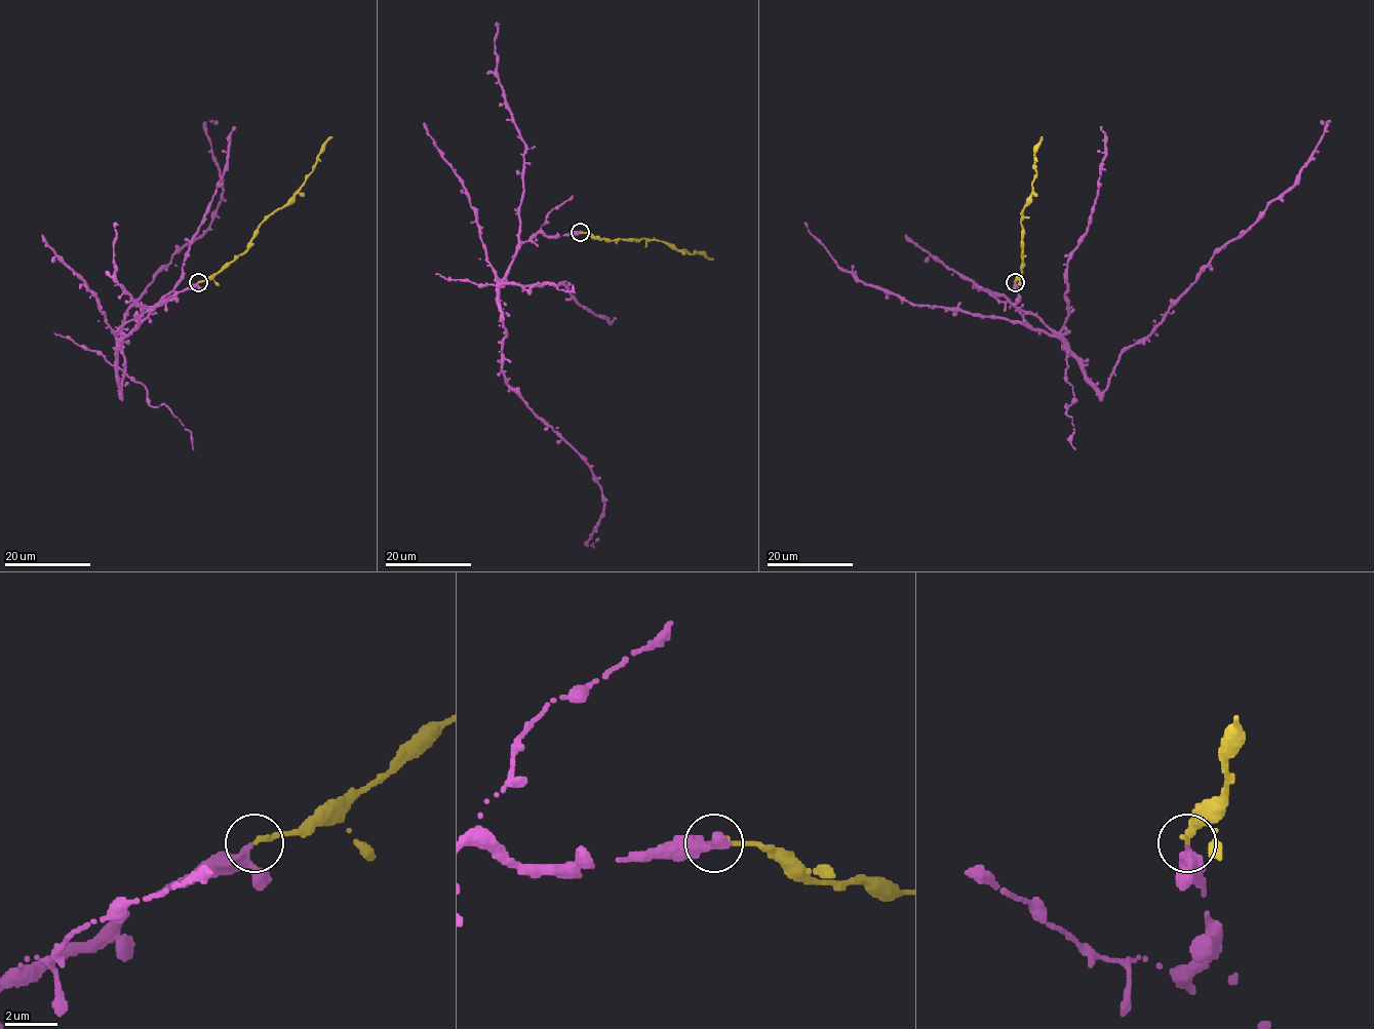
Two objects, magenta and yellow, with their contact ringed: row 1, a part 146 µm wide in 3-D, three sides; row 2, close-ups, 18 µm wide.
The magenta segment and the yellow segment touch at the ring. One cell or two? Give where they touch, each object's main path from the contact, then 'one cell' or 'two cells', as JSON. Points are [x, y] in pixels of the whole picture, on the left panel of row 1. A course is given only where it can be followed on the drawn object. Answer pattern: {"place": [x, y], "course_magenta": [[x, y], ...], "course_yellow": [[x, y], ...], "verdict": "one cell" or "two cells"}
{"place": [198, 282], "course_magenta": [[198, 282], [120, 343], [121, 392], [124, 314], [207, 229], [221, 200], [205, 121], [218, 120]], "course_yellow": [[198, 282], [207, 280], [247, 248], [261, 223], [283, 207], [314, 169], [321, 147], [331, 136]], "verdict": "one cell"}

